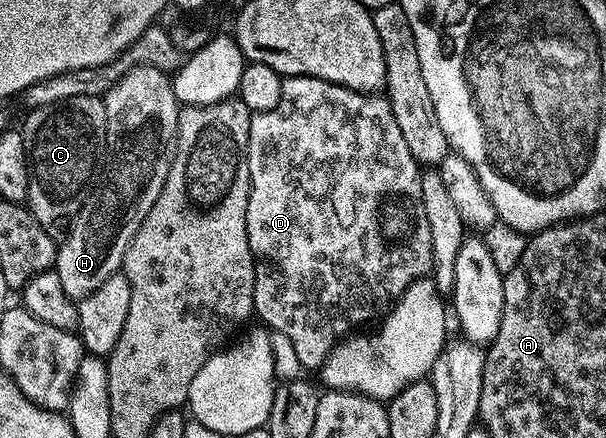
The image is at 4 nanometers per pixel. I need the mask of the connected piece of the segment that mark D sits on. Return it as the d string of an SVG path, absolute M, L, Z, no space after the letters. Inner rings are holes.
M286 76L275 110L255 112L249 117L247 166L247 242L253 255L255 270L254 313L258 317L261 315L262 322L266 324L262 325L266 329L287 334L291 346L295 346L295 354L299 357L302 369L320 369L335 341L344 337L352 329L349 328L352 324L365 324L373 319L376 321L397 303L397 299L405 293L407 286L411 286L411 282L428 277L433 271L431 229L427 227L427 214L423 214L419 165L411 150L407 150L407 142L399 131L399 122L395 122L395 114L384 95L356 92L314 76Z

